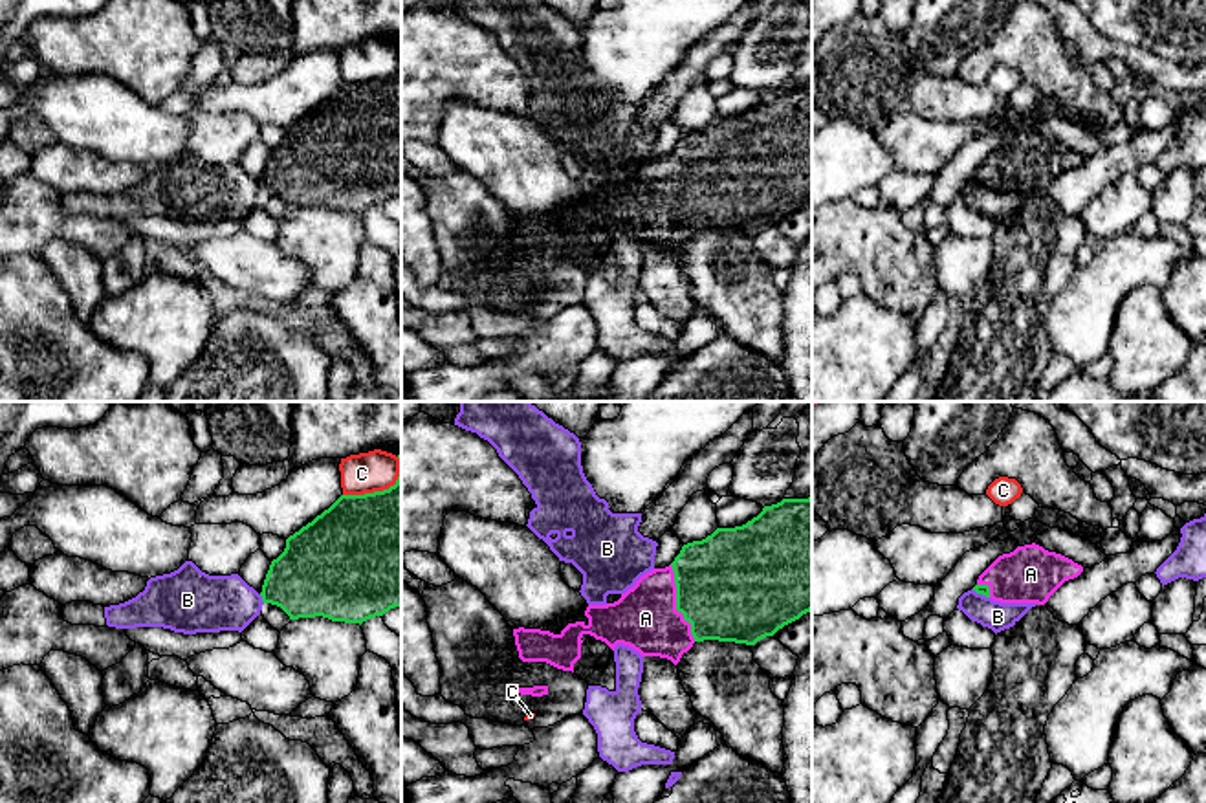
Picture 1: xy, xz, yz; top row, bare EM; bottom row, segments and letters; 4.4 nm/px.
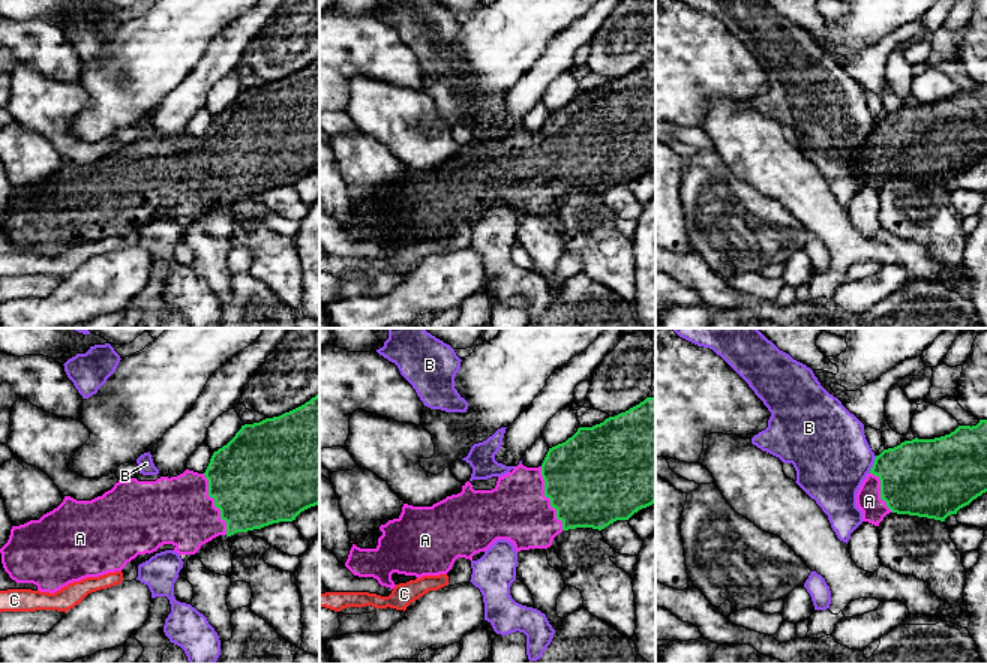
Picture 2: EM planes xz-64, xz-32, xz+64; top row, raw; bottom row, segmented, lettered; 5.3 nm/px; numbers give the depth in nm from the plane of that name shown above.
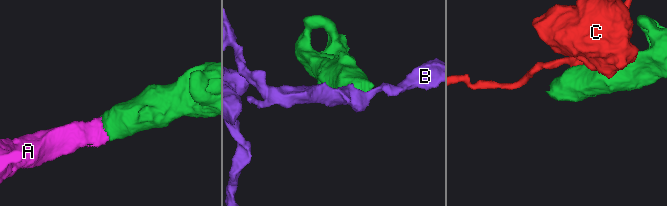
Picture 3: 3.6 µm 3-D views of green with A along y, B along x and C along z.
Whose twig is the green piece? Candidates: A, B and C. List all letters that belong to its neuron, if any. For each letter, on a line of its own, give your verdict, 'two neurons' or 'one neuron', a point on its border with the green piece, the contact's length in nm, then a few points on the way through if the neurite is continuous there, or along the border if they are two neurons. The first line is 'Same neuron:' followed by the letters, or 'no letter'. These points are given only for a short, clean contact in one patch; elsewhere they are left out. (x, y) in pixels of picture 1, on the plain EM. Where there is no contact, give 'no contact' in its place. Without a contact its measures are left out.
Same neuron: A
A: one neuron; meets green in xz at (677, 193); contact 360 nm long; runs through xz (730, 176), (719, 176), (677, 193), (660, 206), (646, 208)
B: two neurons; meets green in xy at (263, 187); contact 50 nm long; border along xy (259, 184), (264, 191)
C: two neurons; meets green in xy at (380, 81); contact 300 nm long

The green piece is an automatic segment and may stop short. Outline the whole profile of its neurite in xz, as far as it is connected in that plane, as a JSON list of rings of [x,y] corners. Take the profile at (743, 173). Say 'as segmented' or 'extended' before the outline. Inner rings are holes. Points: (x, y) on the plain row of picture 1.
extended; [[[812,86],[783,88],[764,95],[762,101],[742,116],[717,117],[702,130],[682,136],[674,150],[665,158],[654,158],[641,165],[614,192],[588,194],[588,211],[568,213],[559,224],[541,218],[513,218],[515,235],[522,251],[546,251],[557,258],[572,260],[581,248],[583,226],[590,224],[605,231],[612,240],[618,233],[629,235],[641,246],[660,246],[674,255],[695,231],[718,229],[755,235],[773,226],[784,214],[812,200]]]

